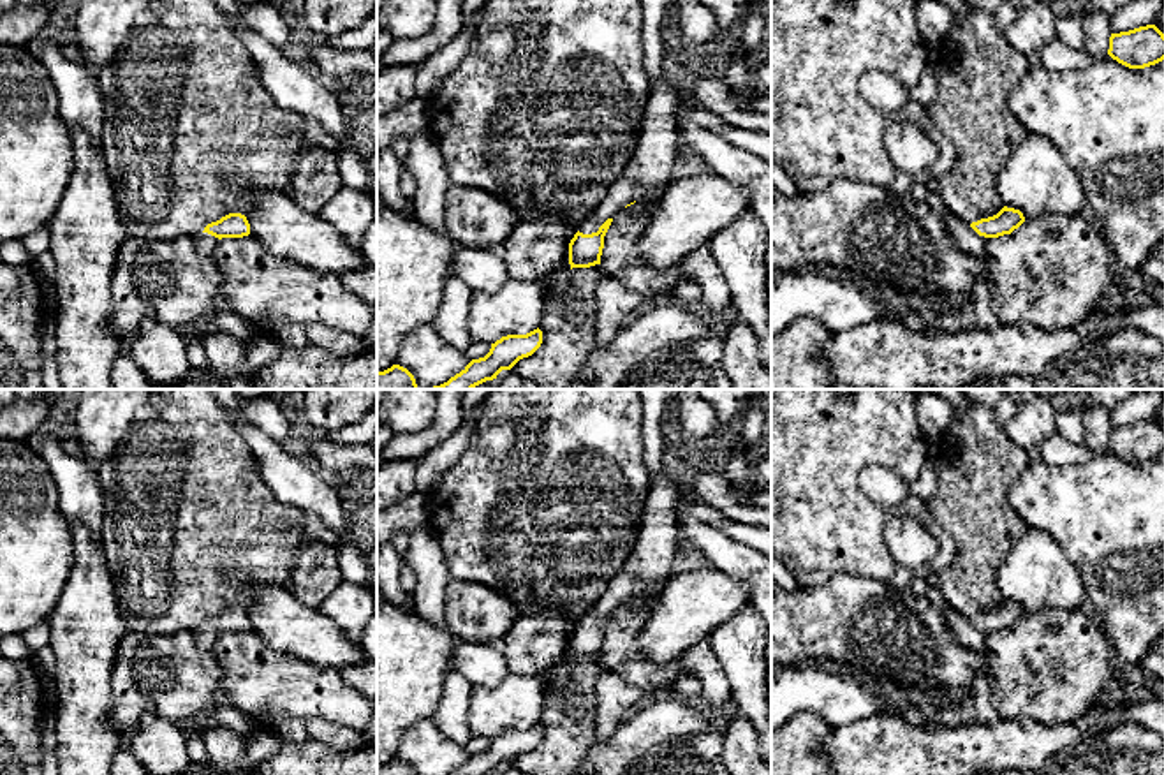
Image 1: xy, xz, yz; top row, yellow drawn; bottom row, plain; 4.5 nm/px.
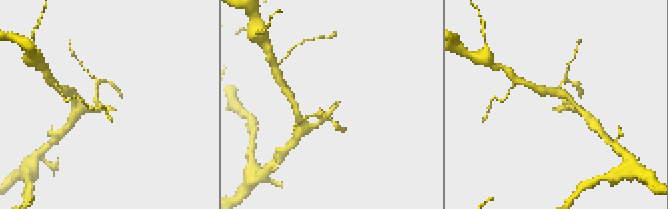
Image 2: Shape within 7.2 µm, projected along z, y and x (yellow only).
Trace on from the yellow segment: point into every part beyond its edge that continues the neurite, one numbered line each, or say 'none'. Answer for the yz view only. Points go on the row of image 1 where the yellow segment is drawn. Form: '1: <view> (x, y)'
1: yz (964, 236)

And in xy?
1: xy (206, 243)

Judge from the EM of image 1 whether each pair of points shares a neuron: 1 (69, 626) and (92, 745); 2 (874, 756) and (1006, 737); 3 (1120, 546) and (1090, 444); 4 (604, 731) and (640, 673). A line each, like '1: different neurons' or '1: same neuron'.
1: same neuron
2: same neuron
3: different neurons
4: same neuron

